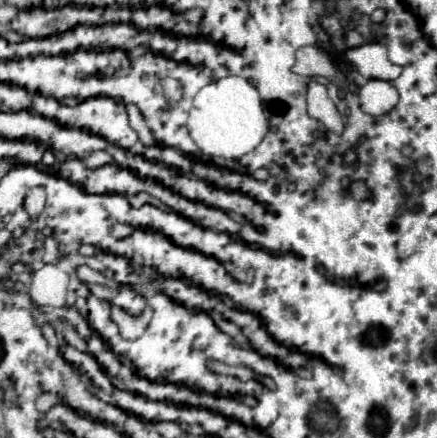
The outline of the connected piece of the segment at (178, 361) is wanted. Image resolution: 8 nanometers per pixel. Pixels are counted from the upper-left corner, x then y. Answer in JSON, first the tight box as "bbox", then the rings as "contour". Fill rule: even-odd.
{"bbox":[110,294,275,396],"contour":[[[159,294],[159,296],[155,296],[155,299],[149,299],[144,314],[149,316],[149,324],[141,338],[137,338],[137,340],[123,338],[123,344],[110,344],[110,348],[115,349],[115,358],[119,362],[121,362],[120,359],[131,360],[133,371],[123,364],[123,376],[130,377],[130,374],[135,372],[137,376],[147,378],[147,380],[181,384],[181,386],[187,386],[187,388],[193,388],[199,392],[207,390],[207,392],[219,394],[219,396],[237,396],[237,392],[251,390],[251,386],[255,386],[255,384],[241,382],[235,376],[215,374],[211,368],[207,368],[209,360],[217,360],[217,362],[223,362],[229,366],[245,366],[245,368],[251,368],[259,376],[261,376],[261,372],[275,372],[273,358],[257,356],[255,350],[243,350],[237,344],[233,344],[233,340],[227,334],[223,334],[211,320],[211,316],[205,312],[191,312],[191,310],[183,308],[183,305],[177,305],[177,302],[171,298]],[[163,316],[167,316],[167,324],[163,324]]]}

